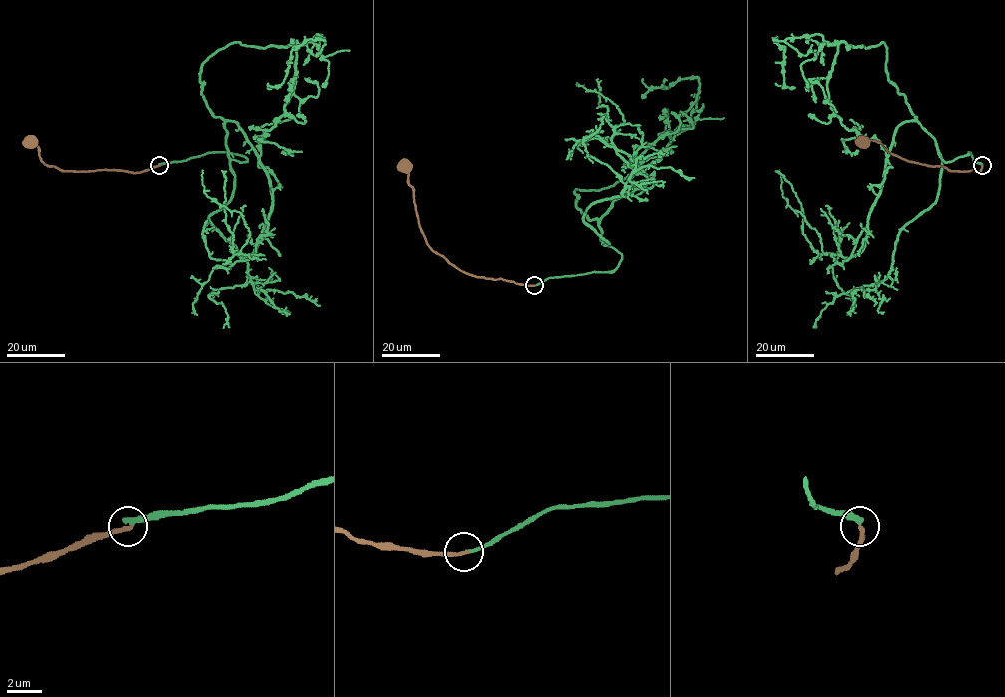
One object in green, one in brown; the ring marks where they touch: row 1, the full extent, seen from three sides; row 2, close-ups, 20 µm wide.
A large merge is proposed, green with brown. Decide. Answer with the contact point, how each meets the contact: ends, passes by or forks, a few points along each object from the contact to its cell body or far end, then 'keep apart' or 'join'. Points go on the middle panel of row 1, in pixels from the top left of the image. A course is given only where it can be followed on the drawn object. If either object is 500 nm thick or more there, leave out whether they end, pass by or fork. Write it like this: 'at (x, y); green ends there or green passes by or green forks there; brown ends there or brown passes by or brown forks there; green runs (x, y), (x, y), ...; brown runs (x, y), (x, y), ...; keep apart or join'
at (534, 285); green ends there; brown ends there; green runs (534, 285), (622, 259), (574, 191), (653, 165), (690, 123), (699, 87), (697, 77), (667, 87), (642, 79); brown runs (534, 285), (478, 278), (456, 268), (435, 252), (419, 225), (413, 188), (408, 183), (405, 166); keep apart

